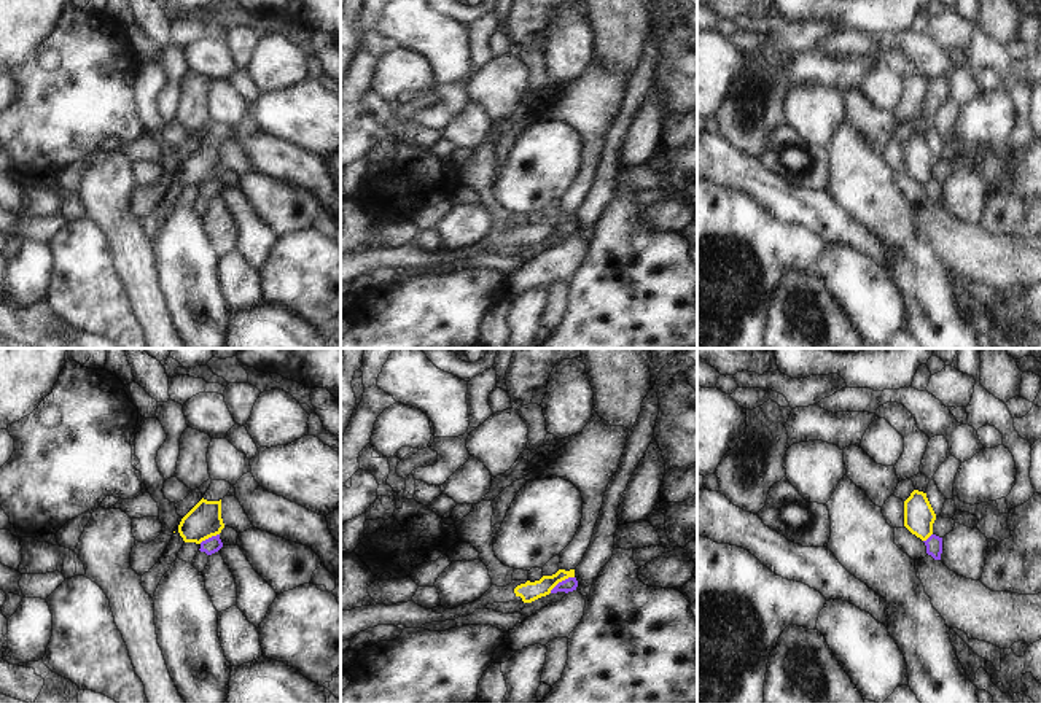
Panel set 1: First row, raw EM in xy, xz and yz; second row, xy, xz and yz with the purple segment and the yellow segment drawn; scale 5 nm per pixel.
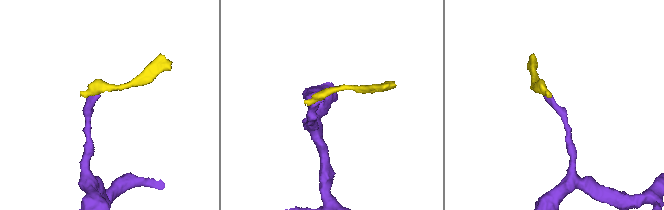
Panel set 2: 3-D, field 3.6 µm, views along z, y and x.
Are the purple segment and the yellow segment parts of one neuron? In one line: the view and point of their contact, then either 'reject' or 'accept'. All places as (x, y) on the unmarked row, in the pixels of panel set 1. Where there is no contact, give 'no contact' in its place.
meets purple in xz at (562, 225); reject

